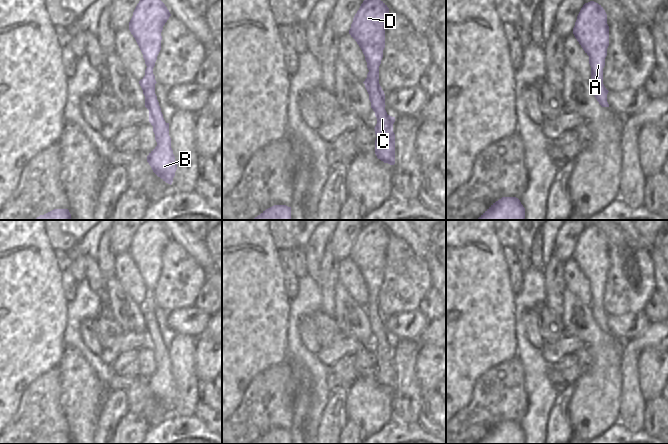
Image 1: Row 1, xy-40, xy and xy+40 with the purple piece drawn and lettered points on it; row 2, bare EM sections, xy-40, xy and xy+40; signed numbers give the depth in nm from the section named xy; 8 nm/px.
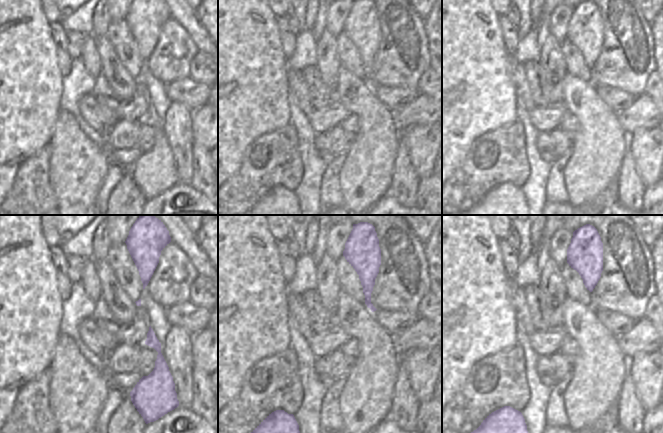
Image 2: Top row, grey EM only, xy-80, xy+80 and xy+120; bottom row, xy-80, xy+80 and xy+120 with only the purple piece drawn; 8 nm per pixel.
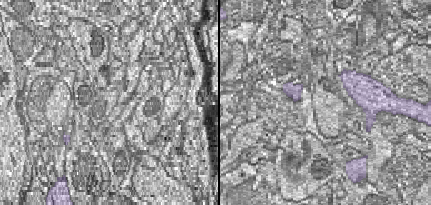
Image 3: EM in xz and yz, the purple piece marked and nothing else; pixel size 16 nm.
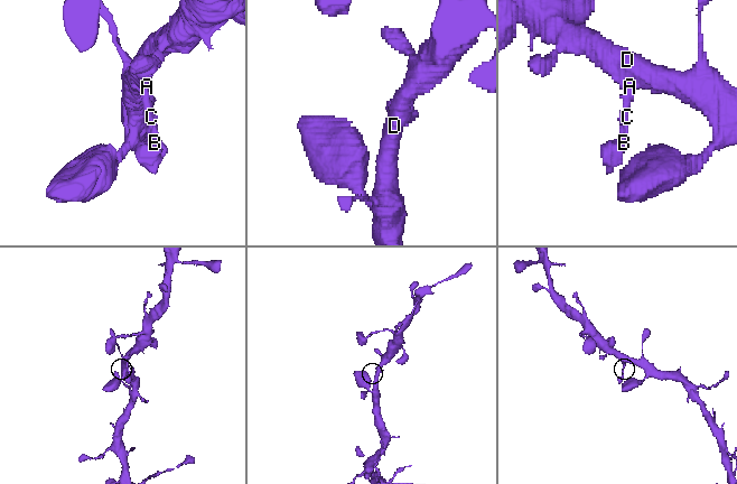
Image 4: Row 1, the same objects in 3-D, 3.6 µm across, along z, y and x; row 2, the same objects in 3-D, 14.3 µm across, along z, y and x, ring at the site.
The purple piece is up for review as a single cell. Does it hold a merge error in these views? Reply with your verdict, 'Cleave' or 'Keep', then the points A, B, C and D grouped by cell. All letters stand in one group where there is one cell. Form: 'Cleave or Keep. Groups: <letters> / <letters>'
Keep. Groups: A B C D.

